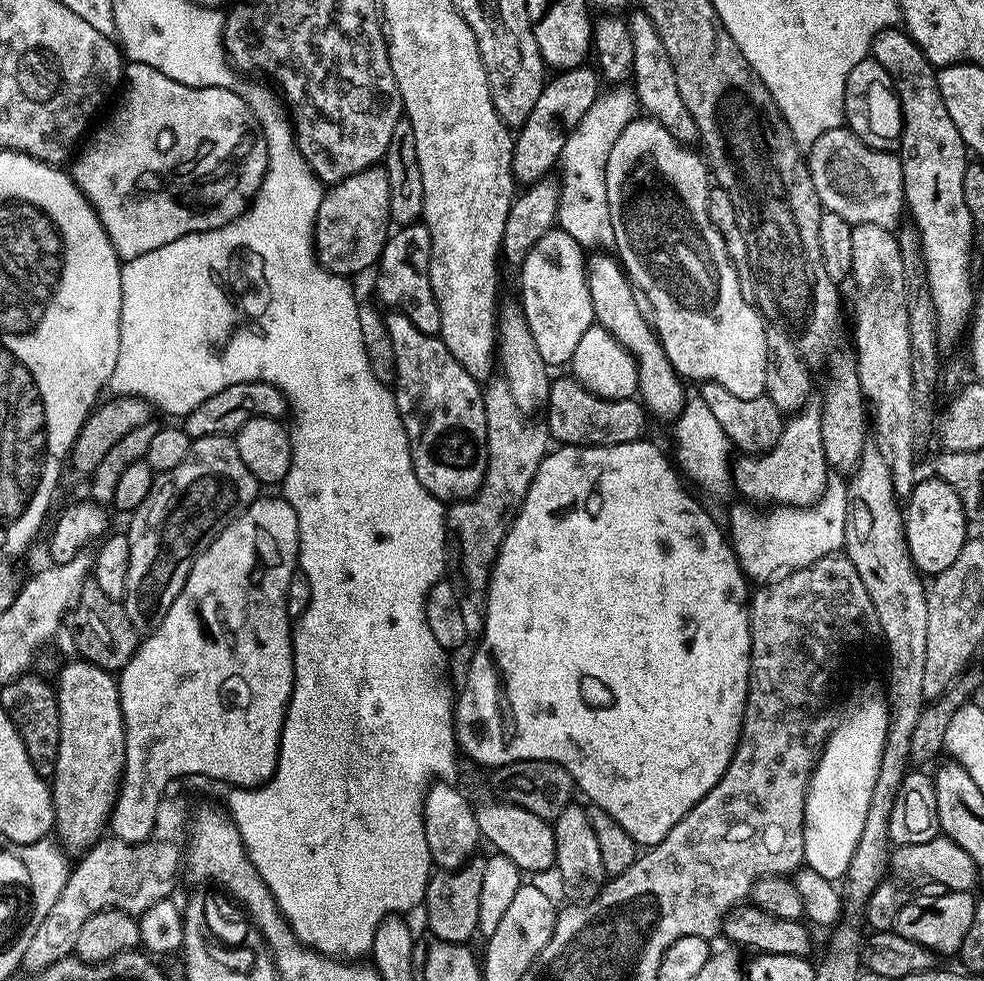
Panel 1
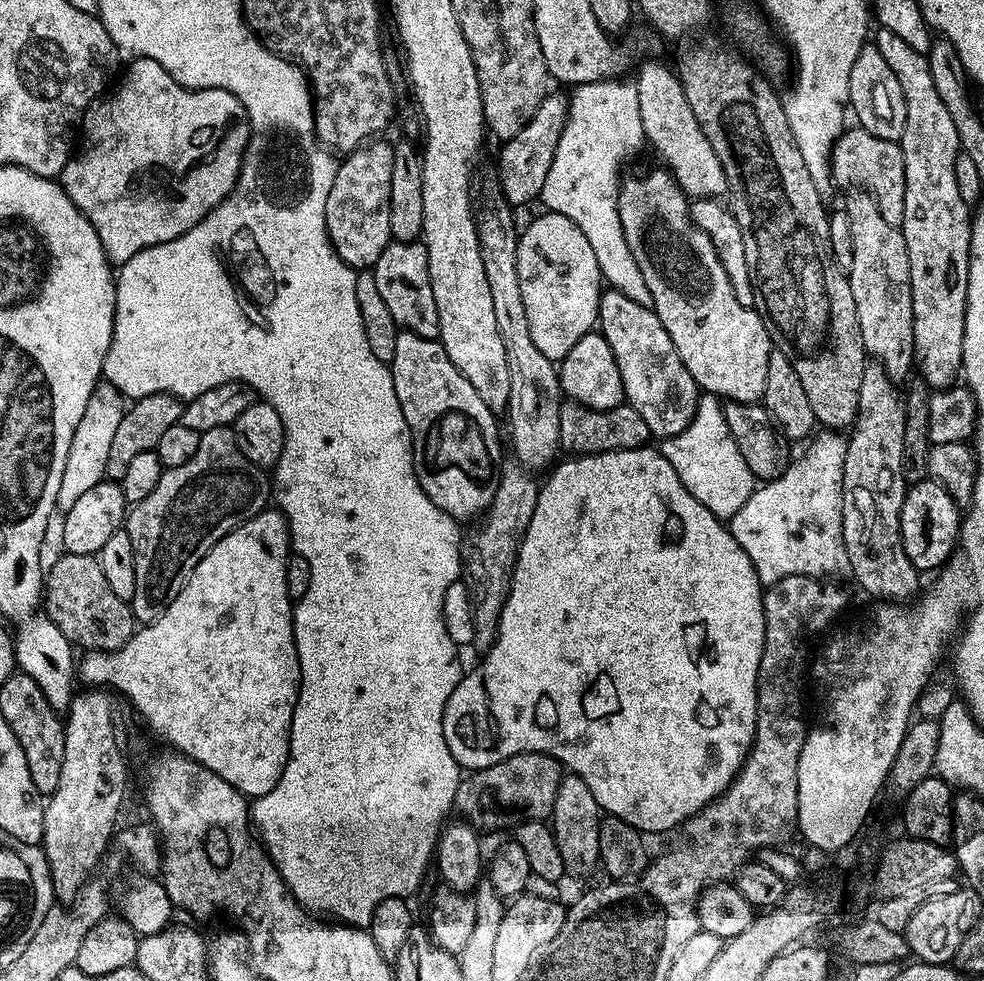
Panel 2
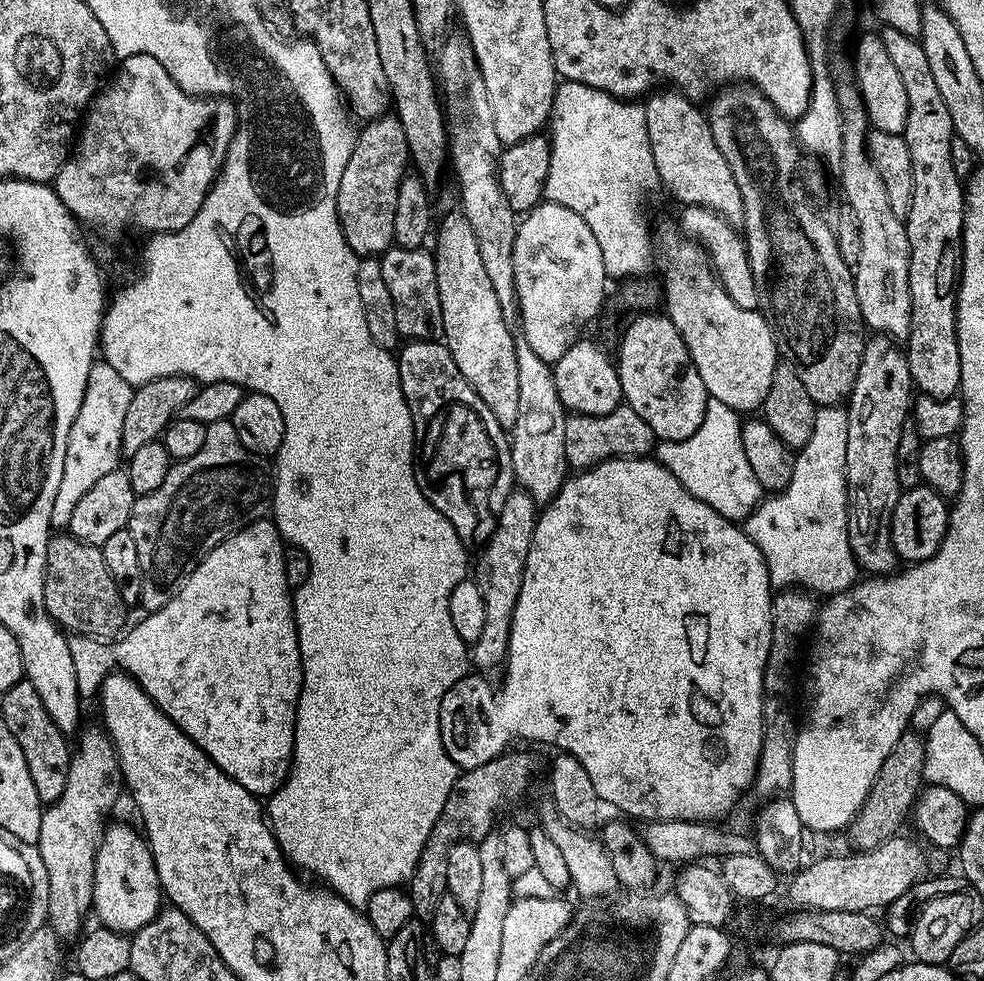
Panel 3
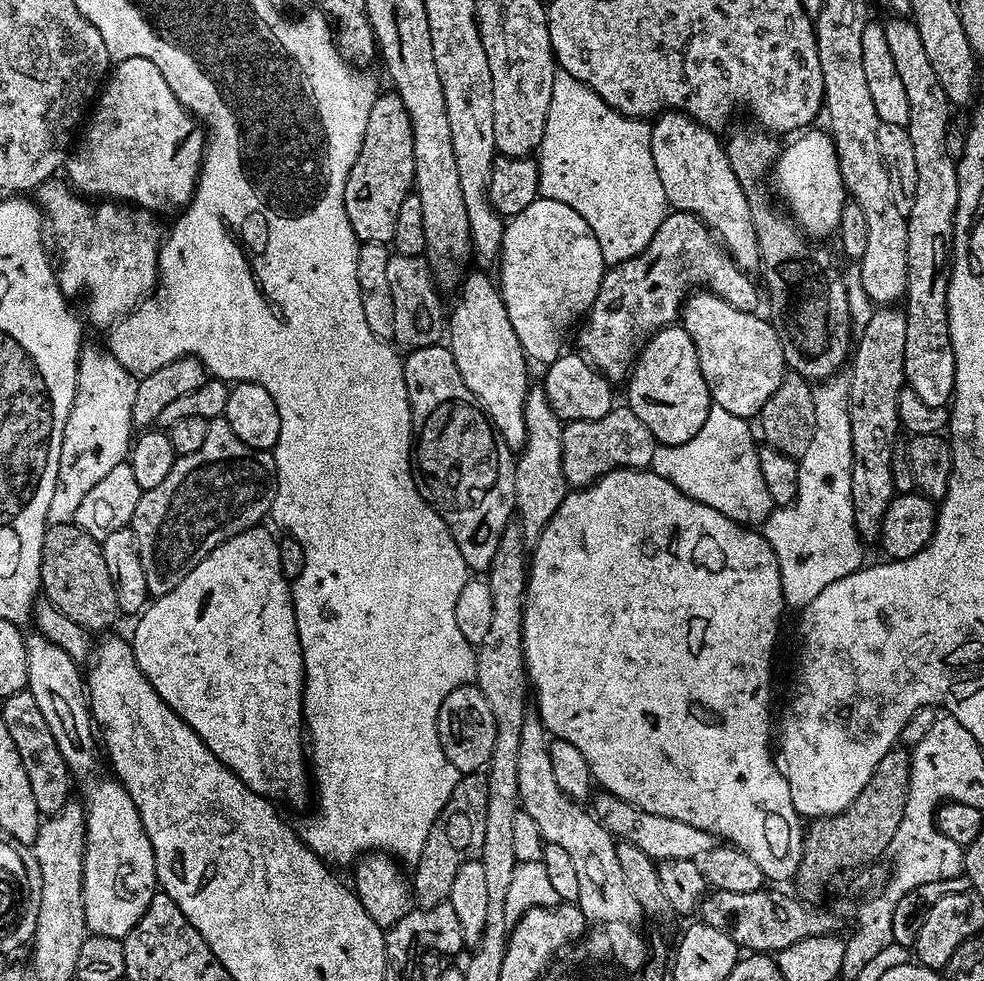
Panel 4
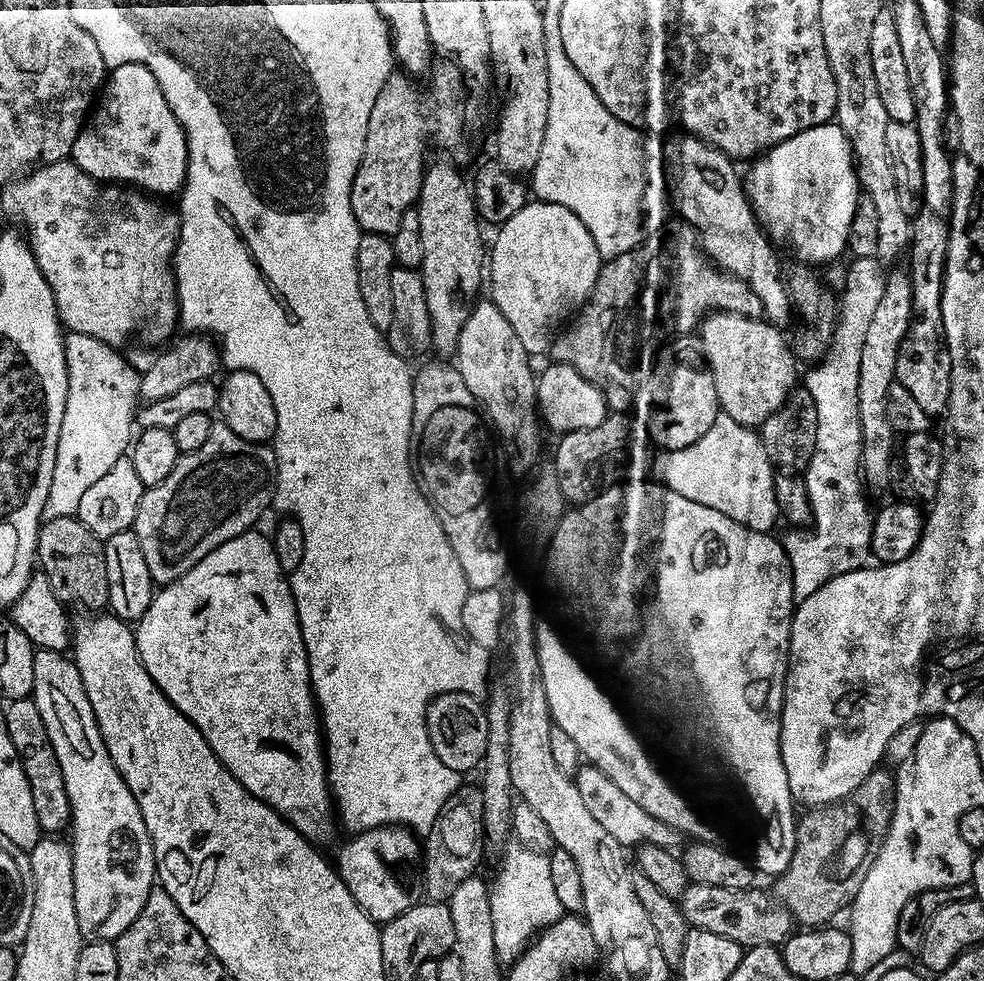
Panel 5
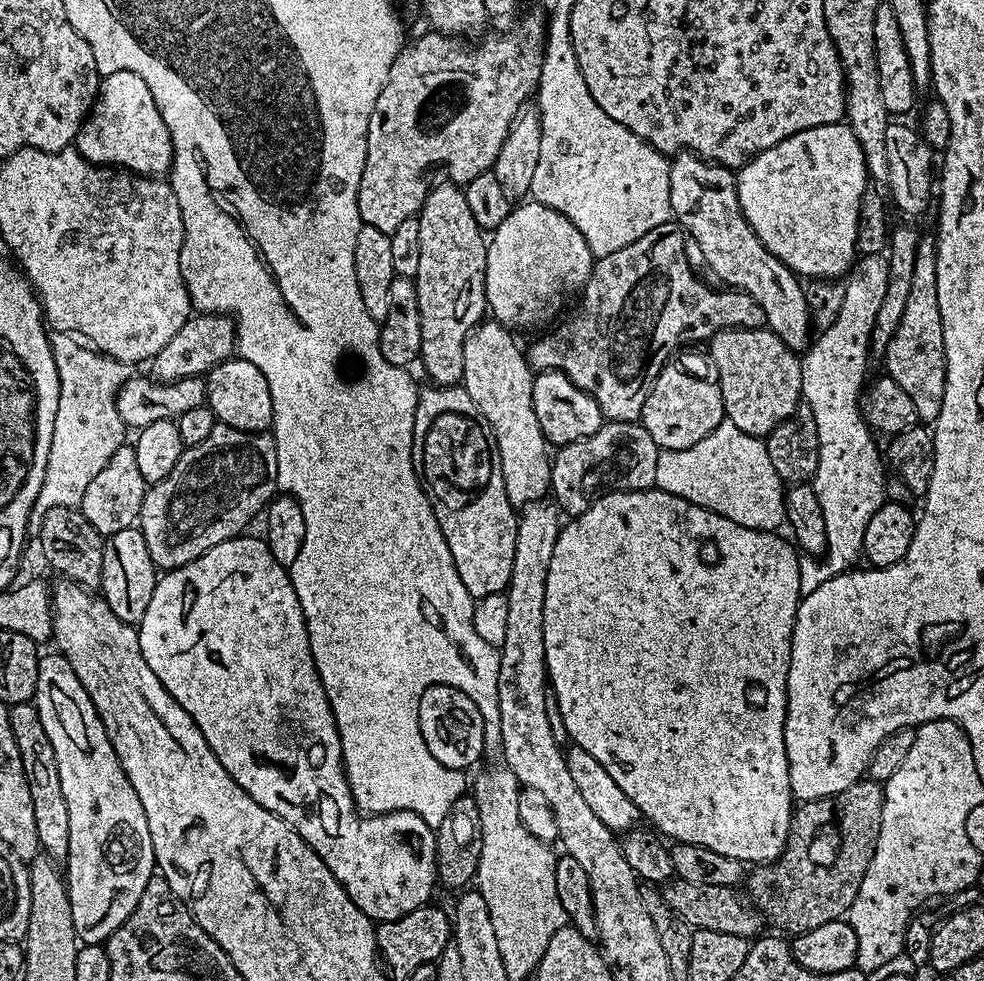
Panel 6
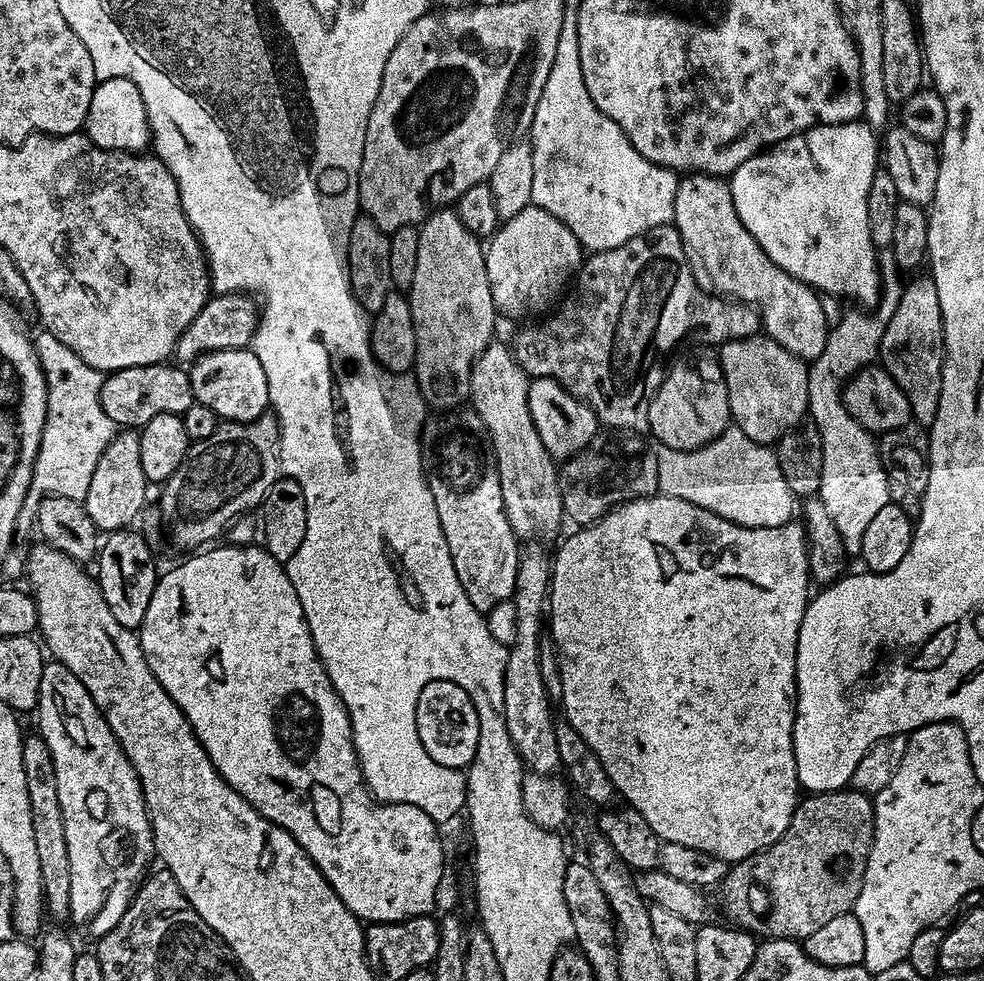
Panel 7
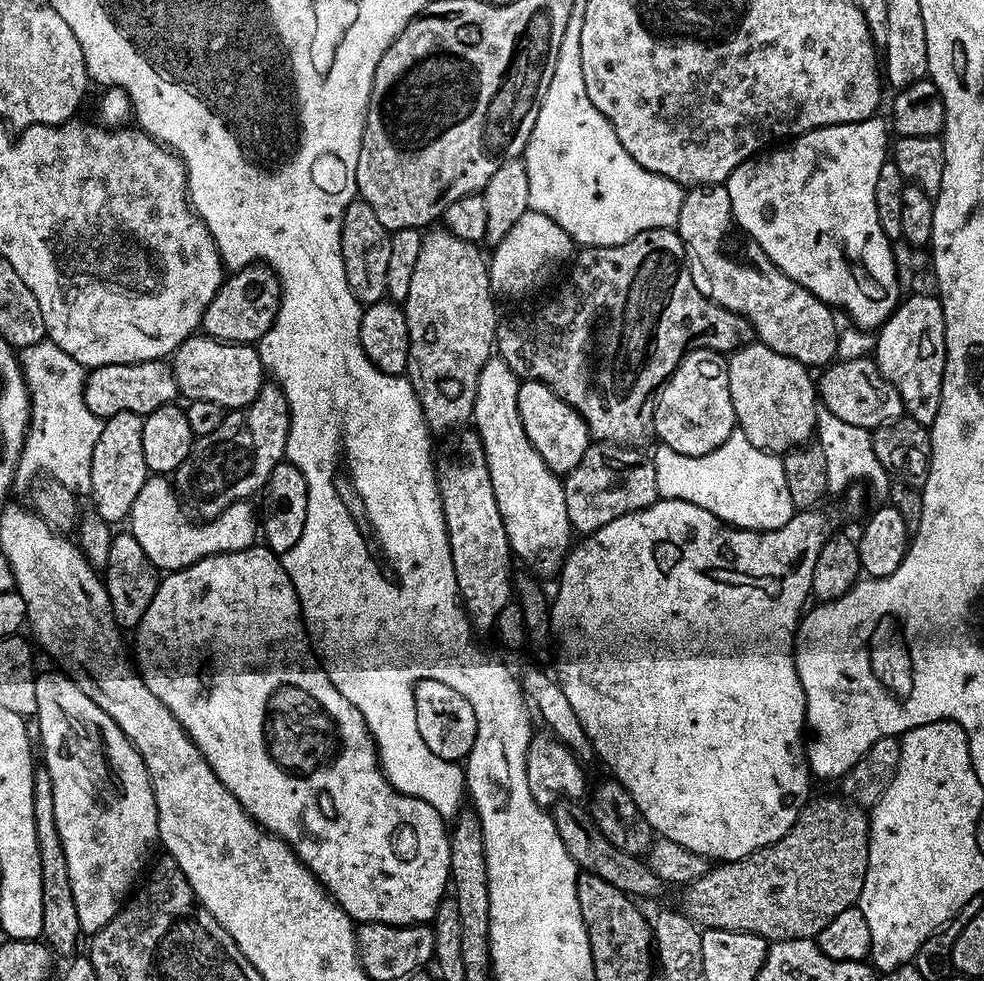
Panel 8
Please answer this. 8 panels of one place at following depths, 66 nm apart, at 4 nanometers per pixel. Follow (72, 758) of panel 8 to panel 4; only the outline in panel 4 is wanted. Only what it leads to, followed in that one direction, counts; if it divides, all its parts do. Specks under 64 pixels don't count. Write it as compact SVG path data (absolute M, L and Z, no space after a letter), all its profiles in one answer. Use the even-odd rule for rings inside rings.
M29 635L24 645L28 675L26 690L42 709L42 715L50 726L50 734L54 734L54 742L58 742L58 750L62 750L62 758L66 758L69 772L77 777L88 776L96 768L98 736L94 731L94 721L88 707L86 680L82 675L82 668L80 672L81 665L72 660L70 654L62 650L62 646L54 646L42 635ZM115 778L109 780L88 780L84 784L84 865L82 866L82 906L89 933L93 936L123 938L146 914L150 898L158 891L154 850L150 838L142 826L142 818L125 790Z

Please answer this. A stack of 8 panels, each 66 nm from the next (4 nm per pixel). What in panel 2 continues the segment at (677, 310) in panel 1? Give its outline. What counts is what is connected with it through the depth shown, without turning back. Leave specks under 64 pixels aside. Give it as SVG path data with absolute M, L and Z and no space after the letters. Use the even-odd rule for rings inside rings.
M657 166L641 176L625 175L620 181L618 214L630 254L634 254L634 262L638 262L642 278L646 278L646 286L650 286L651 308L658 314L662 326L666 326L666 334L670 334L670 342L674 342L678 358L682 358L696 384L705 393L728 402L757 403L766 390L766 366L770 366L770 354L774 350L772 338L759 312L742 306L742 302L734 298L734 286L730 286L730 278L718 258L718 250L692 221L689 197L684 195L671 172Z

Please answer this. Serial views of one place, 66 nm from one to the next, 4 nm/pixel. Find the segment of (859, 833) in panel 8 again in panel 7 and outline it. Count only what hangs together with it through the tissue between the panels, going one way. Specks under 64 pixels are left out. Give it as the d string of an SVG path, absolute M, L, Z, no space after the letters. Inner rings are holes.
M851 787L839 788L837 792L818 792L808 794L797 803L790 826L786 826L786 830L782 834L782 838L778 838L778 842L774 842L770 847L755 852L753 856L747 856L745 860L737 860L729 867L726 878L718 885L718 893L720 892L720 900L718 896L718 908L721 913L724 912L729 916L731 923L735 927L744 929L745 932L751 932L757 938L767 938L770 940L795 940L802 942L810 934L814 934L817 930L826 926L826 922L830 922L834 918L838 918L838 914L846 914L852 912L856 906L856 899L862 890L862 878L866 874L866 862L868 855L872 849L874 842L874 810L872 809L874 800L869 793L857 792Z

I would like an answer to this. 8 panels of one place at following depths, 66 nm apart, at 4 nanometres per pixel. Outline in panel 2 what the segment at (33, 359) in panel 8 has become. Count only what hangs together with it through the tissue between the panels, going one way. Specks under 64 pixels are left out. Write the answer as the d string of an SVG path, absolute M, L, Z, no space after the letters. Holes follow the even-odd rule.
M107 382L97 384L90 394L90 402L74 430L70 450L66 454L66 470L62 470L62 486L58 486L56 507L61 513L68 512L86 490L102 483L106 476L106 458L110 458L110 445L114 433L118 431L118 422L122 422L126 411L126 397L117 388Z

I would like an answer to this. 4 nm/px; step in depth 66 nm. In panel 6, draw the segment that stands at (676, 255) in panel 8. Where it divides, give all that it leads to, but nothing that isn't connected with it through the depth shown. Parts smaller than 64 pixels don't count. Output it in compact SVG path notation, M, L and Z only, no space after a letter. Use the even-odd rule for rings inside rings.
M669 222L662 226L654 226L654 230L650 230L650 234L642 234L642 238L638 238L638 242L630 242L630 246L622 246L622 250L614 250L614 254L606 254L599 257L593 263L592 272L588 275L588 281L584 283L584 287L579 293L578 299L580 301L577 302L572 316L566 317L564 321L561 319L555 325L557 328L553 332L548 332L545 336L538 337L532 345L527 345L526 355L529 365L536 370L551 370L566 374L566 378L570 378L570 382L574 382L574 386L578 386L578 390L590 394L590 398L594 398L594 402L598 402L605 421L639 421L642 414L642 406L646 406L646 398L650 394L650 390L654 386L658 374L663 370L665 364L673 359L672 351L679 346L680 336L697 336L698 339L708 342L711 341L717 332L724 332L728 328L765 327L766 313L762 311L762 306L758 306L758 302L754 302L754 298L750 298L750 294L739 290L721 290L719 287L716 287L717 289L711 288L710 285L703 284L692 273L692 264L688 261L688 252L684 249L684 244L686 245L686 233L684 229L675 222Z

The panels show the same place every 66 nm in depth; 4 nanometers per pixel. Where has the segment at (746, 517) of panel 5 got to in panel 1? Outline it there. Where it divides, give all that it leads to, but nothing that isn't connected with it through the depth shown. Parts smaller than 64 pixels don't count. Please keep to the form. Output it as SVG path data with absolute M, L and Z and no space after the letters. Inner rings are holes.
M692 394L685 399L684 409L682 414L676 417L674 427L676 427L674 460L679 471L689 481L692 479L702 491L709 492L712 496L724 496L728 491L731 493L734 488L732 479L734 449L732 443L728 441L726 430L722 430L718 418L714 418L710 406L706 406L702 397Z

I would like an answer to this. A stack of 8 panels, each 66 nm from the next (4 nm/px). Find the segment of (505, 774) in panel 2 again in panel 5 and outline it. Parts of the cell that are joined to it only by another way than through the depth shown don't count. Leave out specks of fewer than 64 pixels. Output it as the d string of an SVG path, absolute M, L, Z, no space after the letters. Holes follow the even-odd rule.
M461 783L442 806L437 820L426 833L426 839L422 844L422 892L428 895L425 897L429 901L447 902L466 878L477 875L479 868L476 867L484 856L484 807L482 794L475 783Z

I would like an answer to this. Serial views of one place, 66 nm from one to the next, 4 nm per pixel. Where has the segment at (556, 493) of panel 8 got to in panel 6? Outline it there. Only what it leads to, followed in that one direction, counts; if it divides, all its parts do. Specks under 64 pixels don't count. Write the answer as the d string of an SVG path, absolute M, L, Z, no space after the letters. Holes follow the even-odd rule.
M495 319L477 324L466 338L462 386L492 427L502 462L502 482L506 482L506 498L513 506L527 506L549 495L552 456L542 426L538 426L538 414L534 414L534 372L525 349L519 348L512 336L515 335Z

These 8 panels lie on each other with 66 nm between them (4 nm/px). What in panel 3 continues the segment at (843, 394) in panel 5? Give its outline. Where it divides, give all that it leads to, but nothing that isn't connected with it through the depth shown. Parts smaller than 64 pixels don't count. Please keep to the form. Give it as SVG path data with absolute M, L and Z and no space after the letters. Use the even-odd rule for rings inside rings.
M820 406L816 409L816 417L814 418L814 430L810 434L808 443L795 453L794 463L792 466L792 477L790 478L790 486L779 494L772 494L767 497L754 511L750 513L747 520L743 521L742 527L744 533L749 536L758 546L758 550L762 550L762 554L766 558L766 566L768 573L772 579L773 589L776 590L807 590L809 593L817 594L821 592L821 597L827 598L836 592L844 592L857 583L858 565L854 554L850 548L848 541L848 479L846 478L846 426L848 425L848 413L840 406Z

